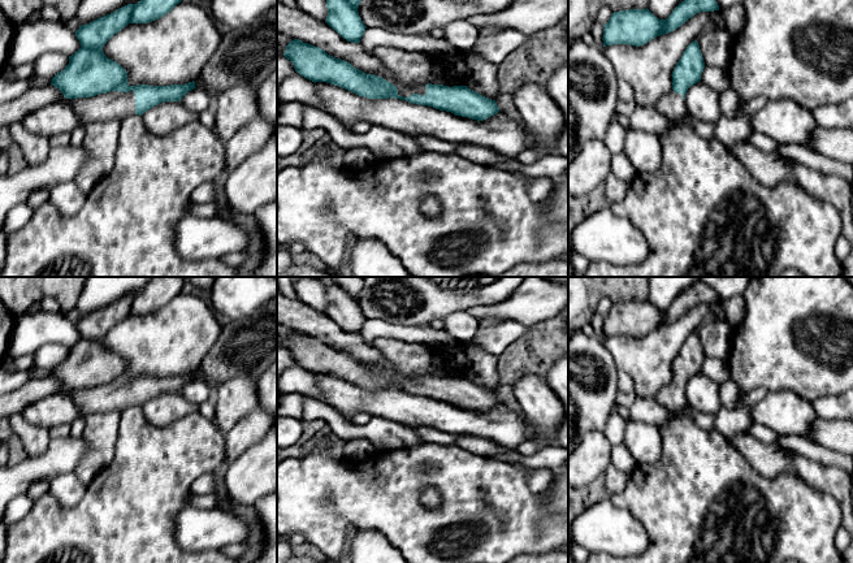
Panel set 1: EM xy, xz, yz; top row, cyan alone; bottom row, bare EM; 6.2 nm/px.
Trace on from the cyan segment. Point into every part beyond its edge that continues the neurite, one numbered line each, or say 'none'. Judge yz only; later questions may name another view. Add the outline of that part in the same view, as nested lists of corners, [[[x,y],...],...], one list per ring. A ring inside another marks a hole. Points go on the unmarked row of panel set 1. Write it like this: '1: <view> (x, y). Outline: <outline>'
1: yz (672, 398). Outline: [[[671,381],[654,395],[654,399],[666,410],[666,412],[676,412],[688,406],[688,400],[681,385]]]

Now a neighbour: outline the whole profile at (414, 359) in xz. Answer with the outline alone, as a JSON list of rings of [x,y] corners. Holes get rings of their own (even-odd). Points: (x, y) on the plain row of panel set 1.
[[[377,338],[371,343],[400,373],[410,377],[443,376],[453,378],[446,368],[443,347],[398,338]]]

